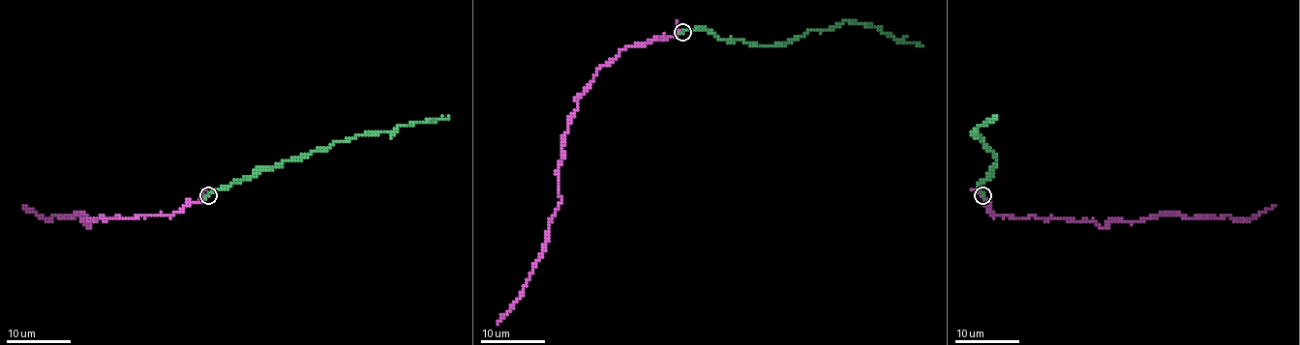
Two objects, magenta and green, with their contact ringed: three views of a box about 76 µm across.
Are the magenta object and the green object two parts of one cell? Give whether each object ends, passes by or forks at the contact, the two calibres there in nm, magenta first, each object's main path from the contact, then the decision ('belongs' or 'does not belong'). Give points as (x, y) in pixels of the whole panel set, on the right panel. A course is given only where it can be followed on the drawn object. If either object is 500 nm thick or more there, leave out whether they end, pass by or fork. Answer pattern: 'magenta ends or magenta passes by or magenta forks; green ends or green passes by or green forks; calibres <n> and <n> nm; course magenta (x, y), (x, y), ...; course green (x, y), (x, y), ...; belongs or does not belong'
magenta passes by; green ends; calibres 140 and 180 nm; course magenta (982, 195), (994, 215), (1085, 218), (1102, 227), (1161, 214), (1249, 220), (1276, 205); course green (982, 195), (979, 186), (991, 177), (989, 168), (994, 166), (997, 158), (972, 132), (997, 117); belongs

